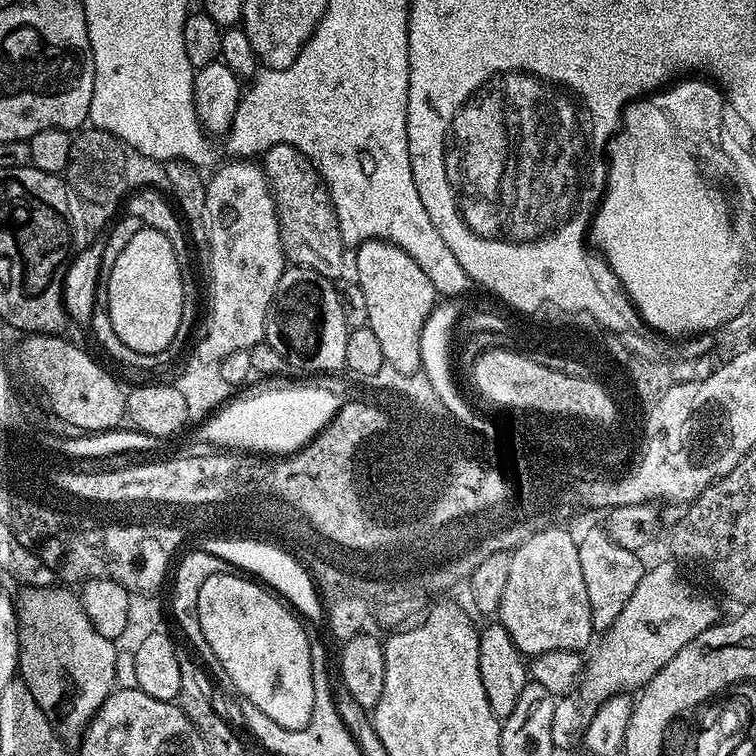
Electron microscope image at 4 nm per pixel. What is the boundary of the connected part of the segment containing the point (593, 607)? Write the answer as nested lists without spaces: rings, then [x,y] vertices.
[[[599,530],[578,545],[578,563],[582,565],[582,578],[586,581],[586,598],[590,598],[590,618],[593,629],[603,634],[608,627],[622,614],[626,602],[630,602],[630,594],[638,586],[638,582],[646,571],[645,563],[635,559],[626,550],[626,546],[618,546],[613,536]]]

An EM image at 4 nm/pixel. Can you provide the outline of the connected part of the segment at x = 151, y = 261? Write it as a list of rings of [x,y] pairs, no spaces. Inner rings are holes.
[[[141,226],[138,234],[130,238],[129,244],[118,254],[108,278],[108,312],[114,332],[130,350],[138,350],[146,355],[158,355],[167,352],[182,321],[183,300],[186,285],[182,277],[180,259],[174,254],[174,246],[170,246],[170,238],[153,228]]]

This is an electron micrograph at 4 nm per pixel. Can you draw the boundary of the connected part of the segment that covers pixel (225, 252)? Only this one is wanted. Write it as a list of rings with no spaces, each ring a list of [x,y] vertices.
[[[236,158],[233,164],[221,163],[219,167],[211,173],[207,181],[208,189],[206,190],[206,227],[208,229],[208,264],[212,267],[212,305],[208,308],[208,329],[204,332],[204,337],[196,344],[195,359],[205,360],[206,362],[218,362],[220,360],[231,361],[234,356],[247,353],[249,348],[256,344],[265,343],[264,331],[266,330],[266,318],[272,311],[272,295],[278,286],[278,278],[282,278],[286,267],[286,257],[284,255],[283,243],[280,241],[280,224],[276,216],[276,197],[273,193],[271,183],[267,176],[264,175],[264,169],[259,163],[253,162],[248,158]]]

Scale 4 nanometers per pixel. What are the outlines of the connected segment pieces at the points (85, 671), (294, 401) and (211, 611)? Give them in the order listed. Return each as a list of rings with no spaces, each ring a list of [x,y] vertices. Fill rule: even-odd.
[[[25,587],[20,600],[18,596],[18,672],[40,707],[50,710],[57,735],[65,742],[76,742],[83,737],[97,710],[117,687],[115,660],[118,648],[113,641],[102,638],[102,634],[94,630],[77,593],[63,592],[59,587]]]
[[[292,384],[289,388],[268,388],[265,392],[256,392],[253,396],[237,395],[227,404],[216,409],[199,425],[196,436],[204,444],[217,444],[220,450],[243,450],[245,453],[289,454],[299,451],[313,439],[338,414],[342,405],[342,396],[328,388],[319,388],[316,384]]]
[[[221,570],[202,582],[202,590],[198,590],[196,613],[210,656],[224,667],[233,686],[244,695],[243,699],[258,706],[262,714],[274,718],[274,722],[286,726],[288,730],[306,727],[314,710],[314,678],[312,640],[304,633],[305,625],[267,587],[261,586],[247,575],[233,574],[228,570]]]

